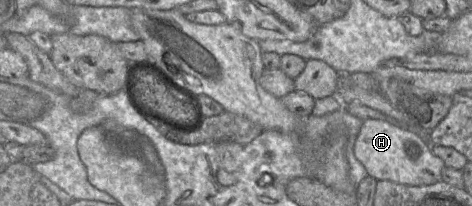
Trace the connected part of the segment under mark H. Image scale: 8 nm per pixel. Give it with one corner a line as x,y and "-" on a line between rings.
363,120
354,143
355,157
365,167
368,176
377,181
388,180
408,186
427,186
442,180
444,161
431,152
431,145
418,132
393,121

